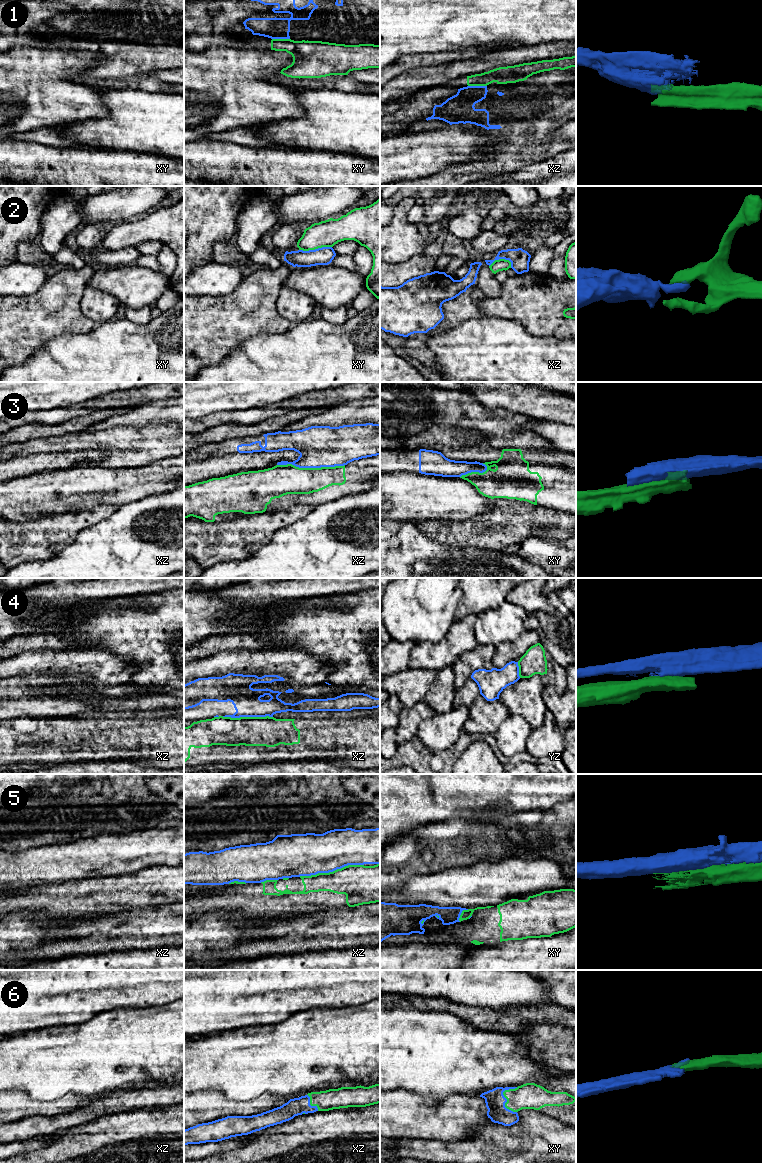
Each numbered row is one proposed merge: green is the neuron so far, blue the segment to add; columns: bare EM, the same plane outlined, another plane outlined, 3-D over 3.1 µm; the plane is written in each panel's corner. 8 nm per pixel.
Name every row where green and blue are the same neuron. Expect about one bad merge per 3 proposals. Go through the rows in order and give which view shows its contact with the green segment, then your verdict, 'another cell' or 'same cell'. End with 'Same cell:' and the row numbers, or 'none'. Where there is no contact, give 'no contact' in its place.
1: contact in xz; another cell
2: contact in xy; another cell
3: contact in xz; another cell
4: contact in xz; another cell
5: contact in xz; another cell
6: contact in xy; same cell
Same cell: 6

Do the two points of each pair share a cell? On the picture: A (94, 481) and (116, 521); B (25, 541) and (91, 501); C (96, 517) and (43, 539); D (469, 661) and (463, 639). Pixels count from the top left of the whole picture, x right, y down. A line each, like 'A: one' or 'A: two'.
A: two
B: two
C: one
D: two

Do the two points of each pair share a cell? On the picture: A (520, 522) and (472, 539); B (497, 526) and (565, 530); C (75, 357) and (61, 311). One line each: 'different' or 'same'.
A: same
B: same
C: different

